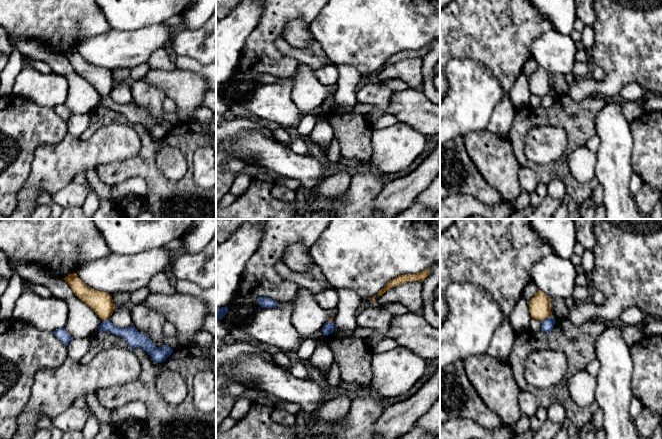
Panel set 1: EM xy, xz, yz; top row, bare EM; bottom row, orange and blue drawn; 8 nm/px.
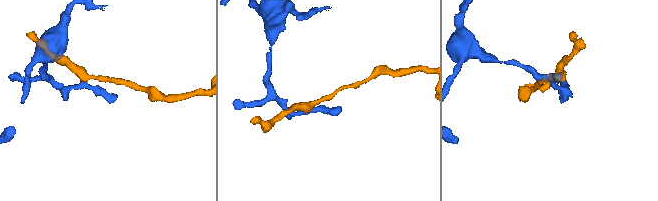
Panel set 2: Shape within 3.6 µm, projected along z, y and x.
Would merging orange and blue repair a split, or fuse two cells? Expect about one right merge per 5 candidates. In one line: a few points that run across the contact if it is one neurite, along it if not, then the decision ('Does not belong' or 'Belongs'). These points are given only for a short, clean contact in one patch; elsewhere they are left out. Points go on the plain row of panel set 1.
Line: yz (551, 92), (541, 97). Does not belong

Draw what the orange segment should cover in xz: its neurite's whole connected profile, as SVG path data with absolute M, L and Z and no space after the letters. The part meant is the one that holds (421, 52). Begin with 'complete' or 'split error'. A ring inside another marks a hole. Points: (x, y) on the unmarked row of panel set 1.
complete | M425 45L422 48L418 49L418 50L406 50L406 51L400 51L396 54L394 54L393 56L391 56L390 58L388 58L380 67L379 67L379 72L382 72L387 66L396 63L400 60L403 59L407 59L410 57L421 57L423 58L428 51L430 50L430 46L429 45Z

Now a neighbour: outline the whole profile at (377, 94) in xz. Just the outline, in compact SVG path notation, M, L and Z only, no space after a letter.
M375 80L356 92L357 103L371 105L374 109L387 112L392 90L383 82Z

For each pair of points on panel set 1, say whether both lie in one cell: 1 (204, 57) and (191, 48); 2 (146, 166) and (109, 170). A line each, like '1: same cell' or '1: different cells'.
1: same cell
2: same cell

